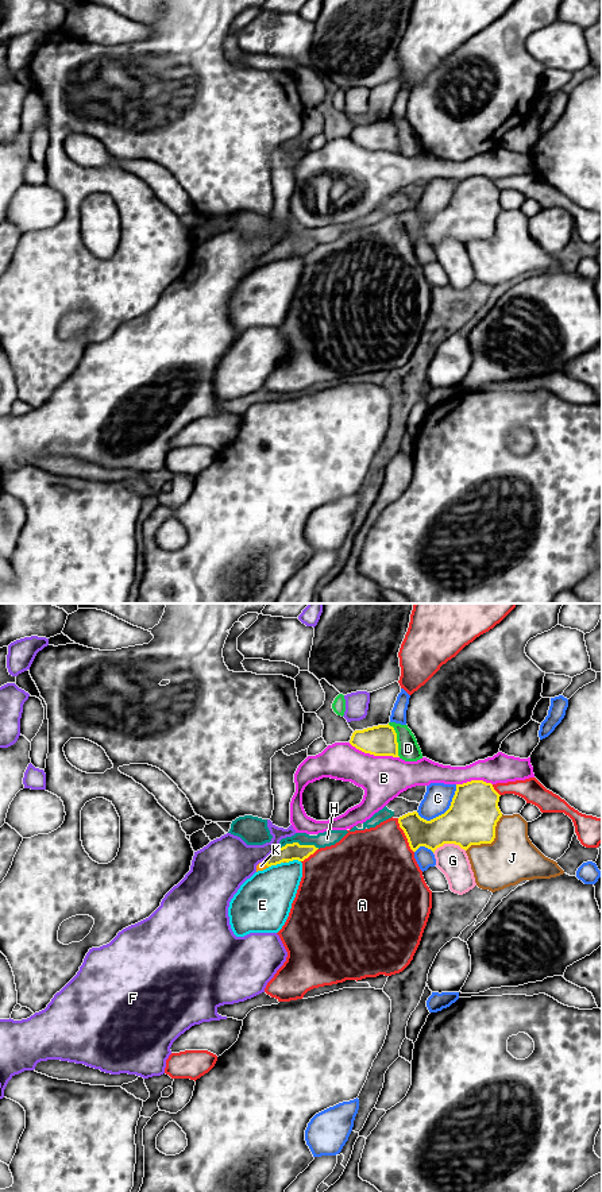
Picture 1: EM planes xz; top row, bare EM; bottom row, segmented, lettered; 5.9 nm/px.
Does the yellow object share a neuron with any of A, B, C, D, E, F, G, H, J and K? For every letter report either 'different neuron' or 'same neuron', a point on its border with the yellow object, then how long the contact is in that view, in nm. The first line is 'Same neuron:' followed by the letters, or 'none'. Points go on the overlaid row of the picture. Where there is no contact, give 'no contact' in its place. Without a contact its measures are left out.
Same neuron: K
A: different neuron; meets yellow in xz at (405, 834); contact 220 nm long
B: different neuron; meets yellow in xz at (374, 755); contact 320 nm long
C: different neuron; meets yellow in xz at (446, 811); contact 300 nm long
D: different neuron; meets yellow in xz at (396, 740); contact 220 nm long
E: different neuron; meets yellow in xz at (293, 859); contact 90 nm long
F: different neuron; meets yellow in xz at (274, 852); contact 110 nm long
G: different neuron; meets yellow in xz at (448, 843); contact 190 nm long
H: different neuron; meets yellow in xz at (298, 844); contact 240 nm long
J: different neuron; meets yellow in xz at (491, 841); contact 320 nm long
K: same neuron; meets yellow in xz at (263, 863); contact 60 nm long

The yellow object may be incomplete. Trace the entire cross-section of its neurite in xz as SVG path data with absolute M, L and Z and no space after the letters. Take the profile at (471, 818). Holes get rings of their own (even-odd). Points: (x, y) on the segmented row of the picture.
M471 780L456 784L451 806L444 814L427 821L413 811L400 817L398 823L413 852L425 846L435 853L444 844L467 850L471 845L494 841L495 826L502 817L499 796L491 783Z

